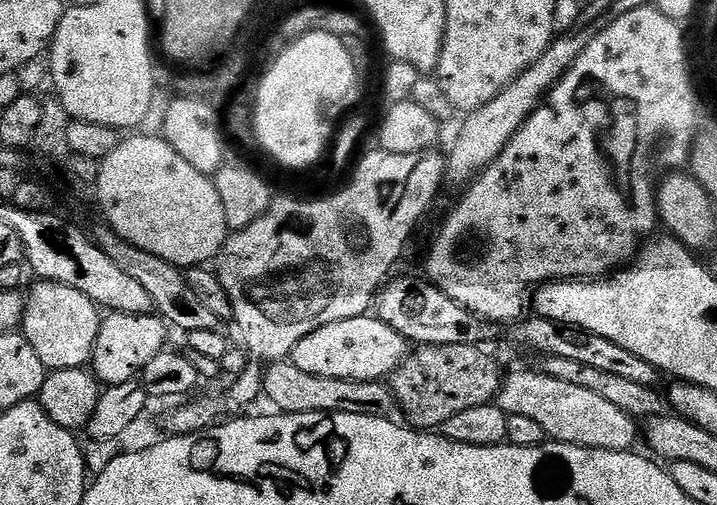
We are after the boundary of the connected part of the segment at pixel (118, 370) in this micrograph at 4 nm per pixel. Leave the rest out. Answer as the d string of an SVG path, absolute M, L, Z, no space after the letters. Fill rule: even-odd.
M108 312L100 321L98 338L94 342L94 350L90 361L90 371L101 385L111 386L130 382L137 379L143 373L144 367L149 364L150 358L158 358L160 352L165 351L170 328L165 321L161 320L159 315L135 316L134 314L122 314L121 312Z

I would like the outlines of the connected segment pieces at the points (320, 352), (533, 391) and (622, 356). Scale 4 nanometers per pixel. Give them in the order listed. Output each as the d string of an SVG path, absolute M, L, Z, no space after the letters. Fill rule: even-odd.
M365 314L358 318L346 318L346 322L330 322L330 326L314 330L314 334L306 334L306 338L294 346L290 359L294 366L298 366L298 370L306 370L306 374L318 374L322 378L383 381L391 377L409 351L409 342L393 326L388 326L376 314Z
M542 370L512 372L509 376L507 373L500 386L498 403L508 417L523 414L526 418L534 418L534 422L542 426L545 437L557 444L577 444L583 448L615 452L627 452L637 447L638 424L633 417L591 390L550 378Z
M537 315L515 321L507 327L506 332L514 343L528 346L540 352L541 355L583 362L585 366L591 366L610 374L618 374L618 378L627 378L629 382L638 382L638 386L656 388L659 380L662 380L662 373L654 366L650 366L650 362L645 362L644 359L638 358L638 354L630 354L630 350L625 350L623 346L610 342L610 338L602 338L598 334L558 325L553 320L542 319Z

